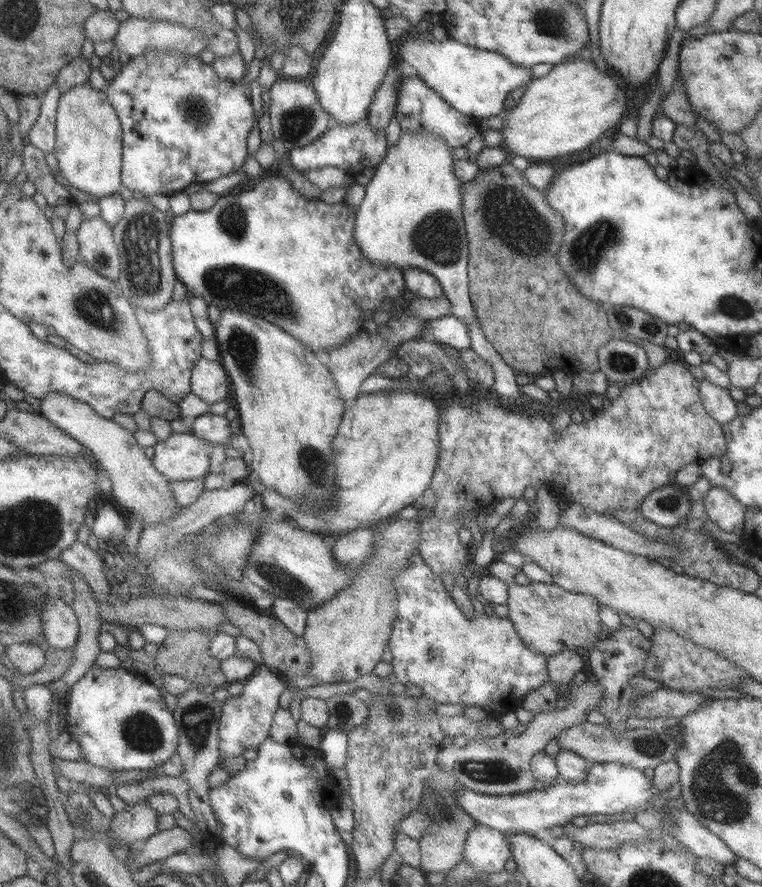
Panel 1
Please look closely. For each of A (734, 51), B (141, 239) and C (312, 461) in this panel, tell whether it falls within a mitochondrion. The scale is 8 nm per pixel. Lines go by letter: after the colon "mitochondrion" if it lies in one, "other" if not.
A: mitochondrion
B: mitochondrion
C: mitochondrion

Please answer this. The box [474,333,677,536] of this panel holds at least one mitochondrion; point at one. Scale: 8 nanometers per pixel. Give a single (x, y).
(620, 363)

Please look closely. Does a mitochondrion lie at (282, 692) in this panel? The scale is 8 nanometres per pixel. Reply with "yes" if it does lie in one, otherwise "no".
no

